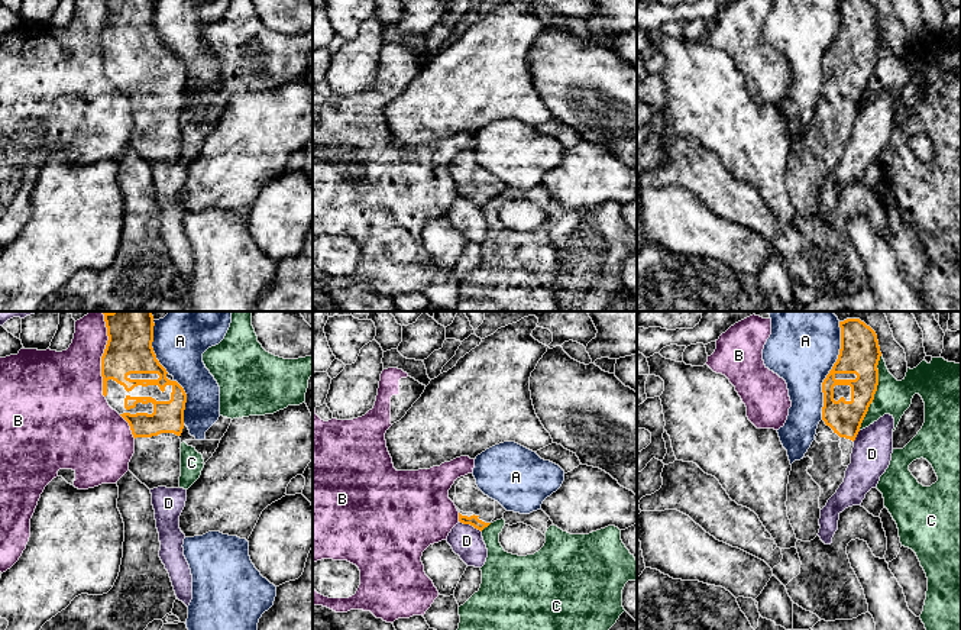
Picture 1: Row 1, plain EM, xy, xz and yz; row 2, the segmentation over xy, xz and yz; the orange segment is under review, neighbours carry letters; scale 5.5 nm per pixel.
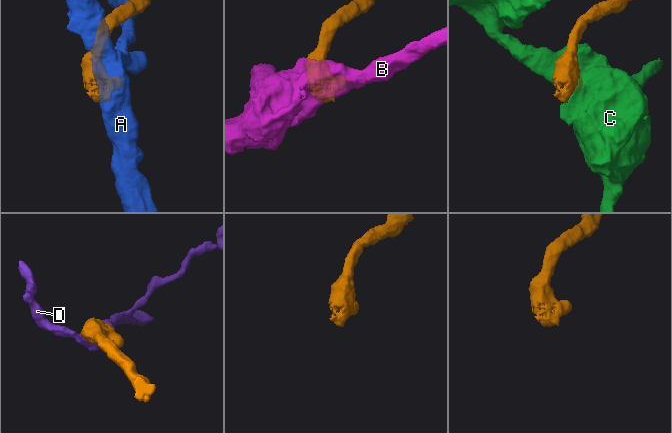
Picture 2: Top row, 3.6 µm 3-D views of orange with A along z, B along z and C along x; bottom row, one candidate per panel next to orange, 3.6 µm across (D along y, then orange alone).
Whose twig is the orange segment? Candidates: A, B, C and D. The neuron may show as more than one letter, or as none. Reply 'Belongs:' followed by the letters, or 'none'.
Belongs: none

